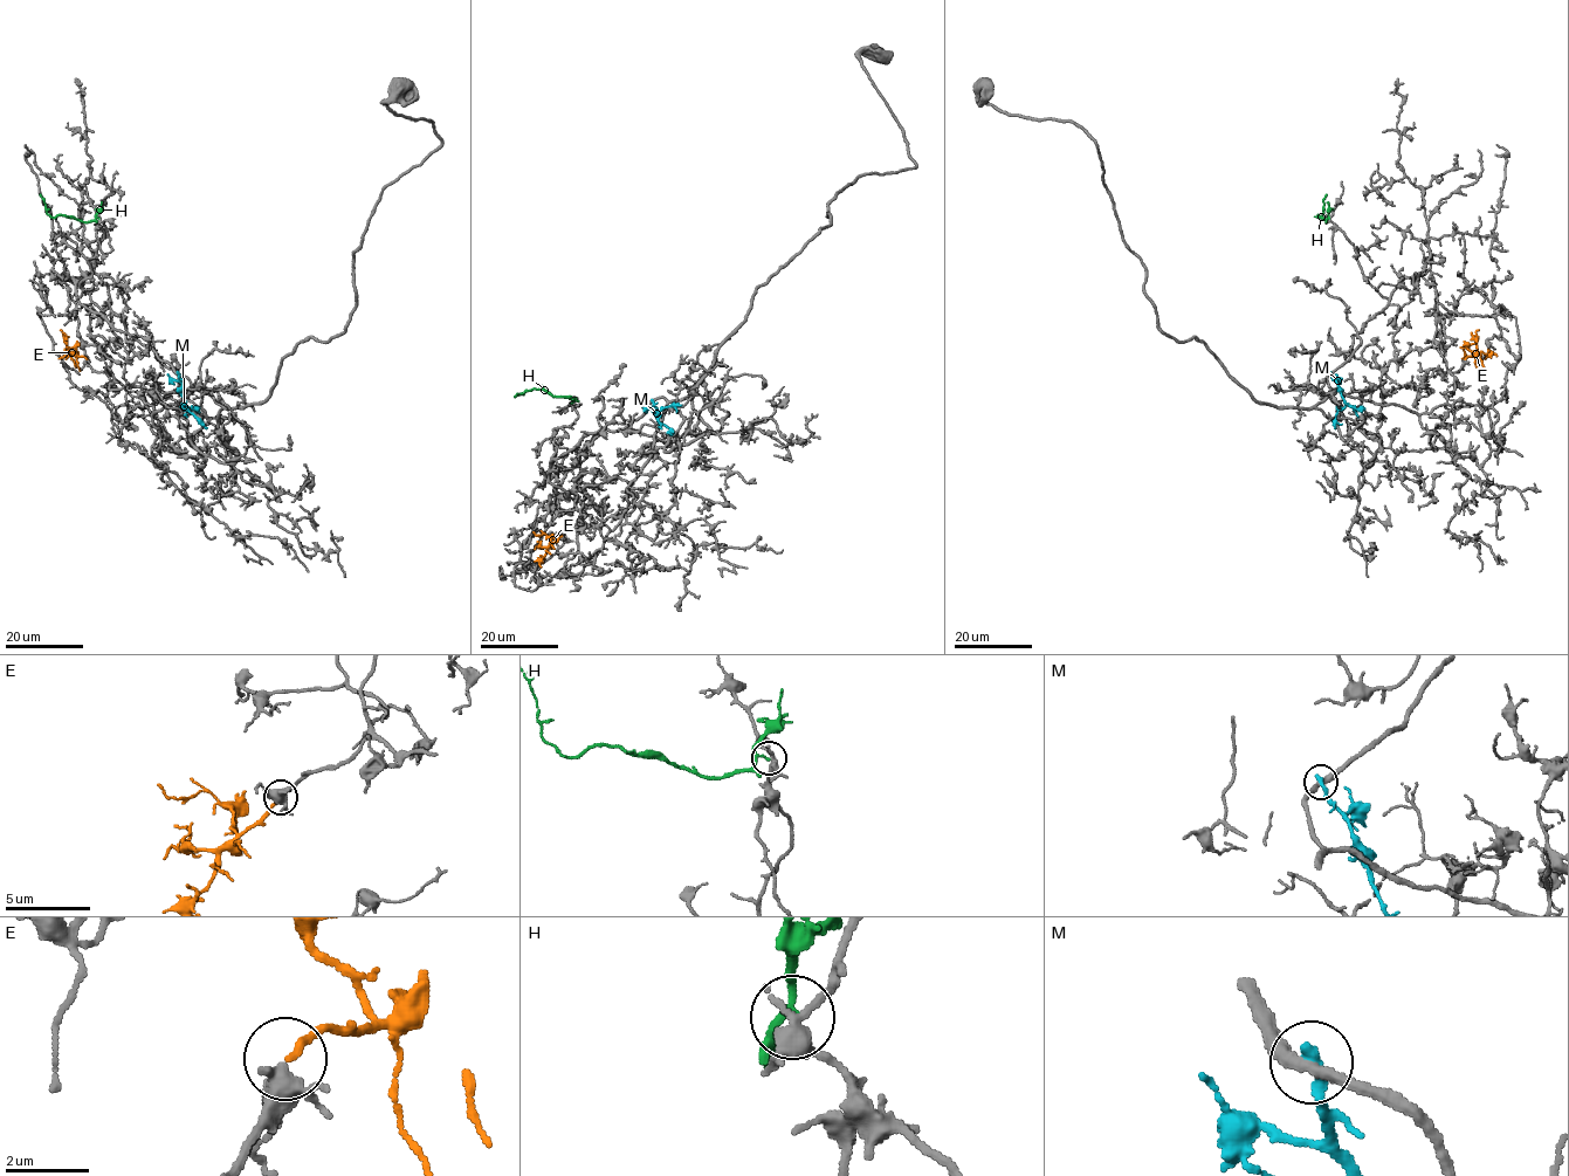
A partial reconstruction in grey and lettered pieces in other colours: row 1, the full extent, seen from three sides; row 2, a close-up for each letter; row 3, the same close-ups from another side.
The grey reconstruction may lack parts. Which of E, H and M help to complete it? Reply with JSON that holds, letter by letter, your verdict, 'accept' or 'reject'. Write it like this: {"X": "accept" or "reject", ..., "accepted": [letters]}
{"E": "accept", "H": "reject", "M": "reject", "accepted": ["E"]}

